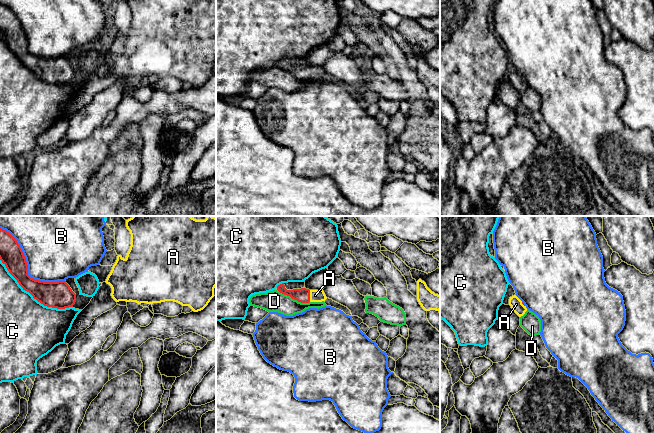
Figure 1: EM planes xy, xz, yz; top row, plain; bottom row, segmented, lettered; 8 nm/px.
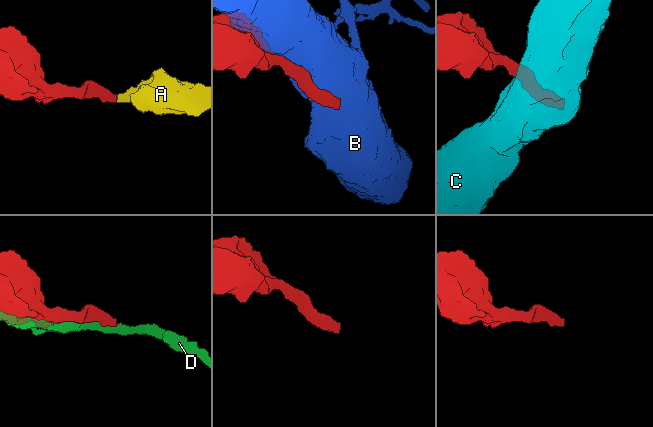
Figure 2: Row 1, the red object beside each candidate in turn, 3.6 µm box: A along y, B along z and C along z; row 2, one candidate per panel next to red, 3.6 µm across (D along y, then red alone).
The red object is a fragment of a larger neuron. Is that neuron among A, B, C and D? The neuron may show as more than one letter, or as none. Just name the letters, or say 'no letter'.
A

